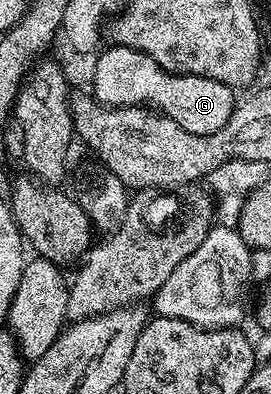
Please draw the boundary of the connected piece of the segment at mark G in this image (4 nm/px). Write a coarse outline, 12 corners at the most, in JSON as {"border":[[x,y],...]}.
{"border":[[110,45],[92,94],[112,108],[142,105],[184,131],[229,121],[235,90],[169,73],[145,52]]}

